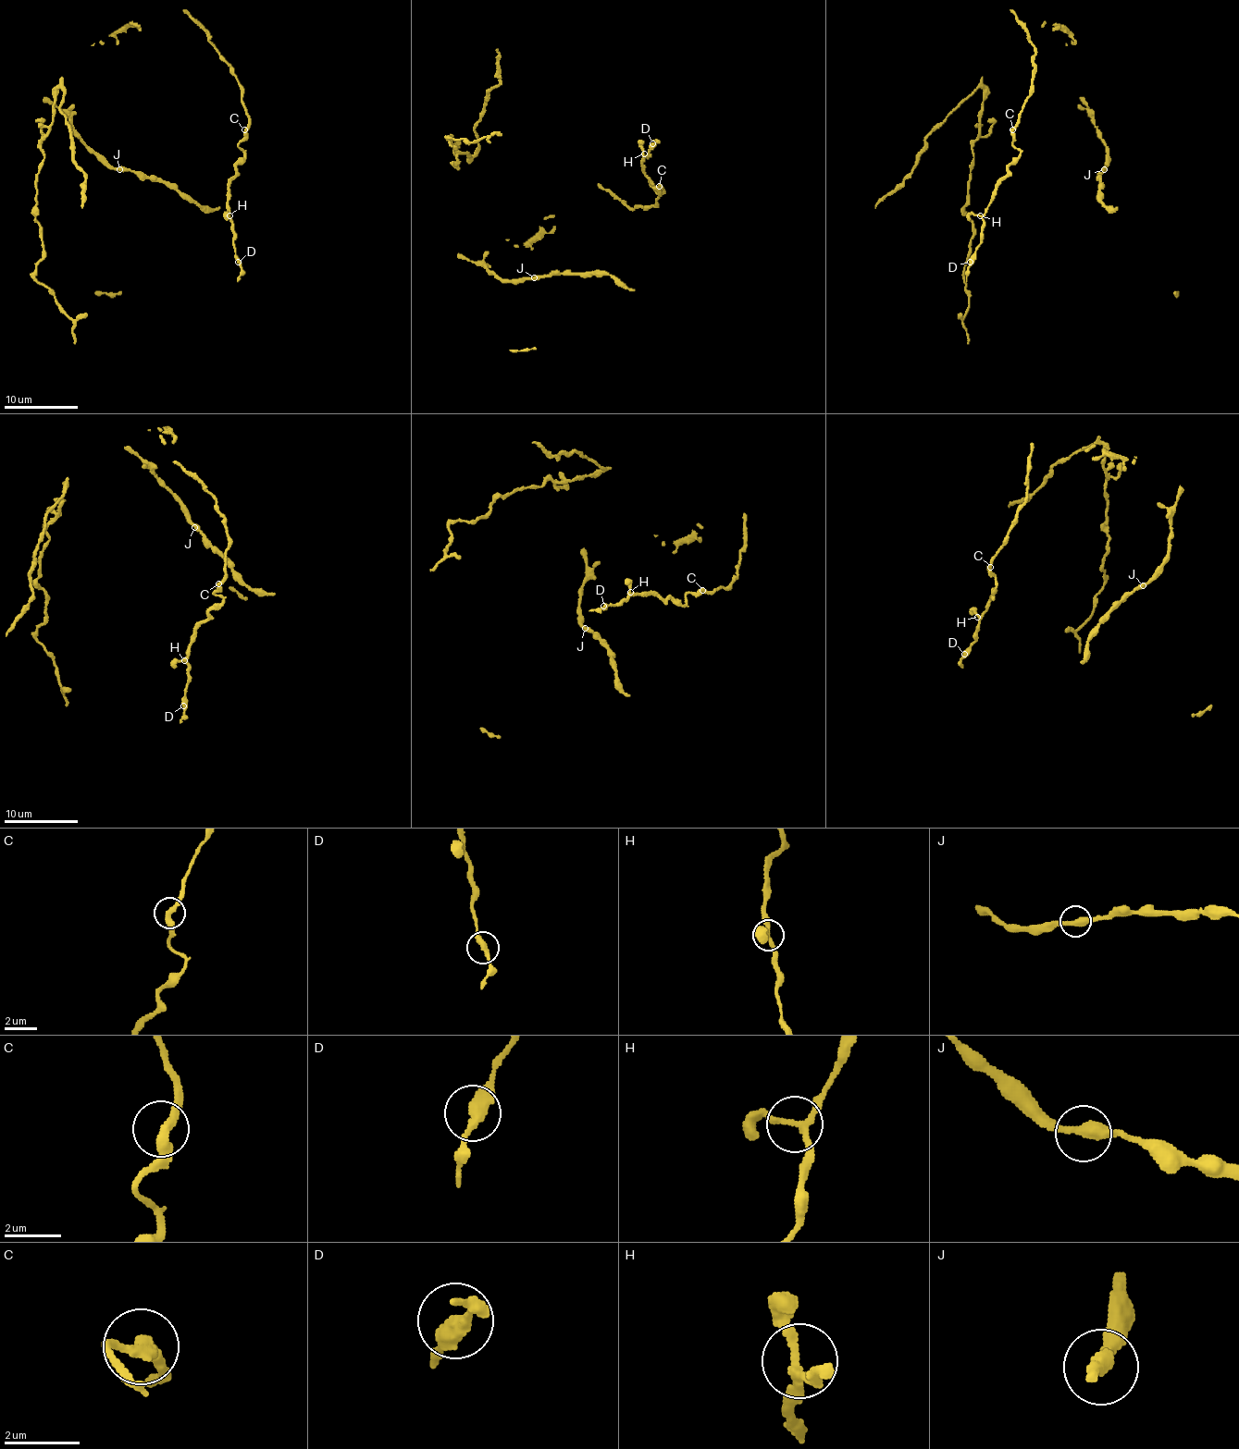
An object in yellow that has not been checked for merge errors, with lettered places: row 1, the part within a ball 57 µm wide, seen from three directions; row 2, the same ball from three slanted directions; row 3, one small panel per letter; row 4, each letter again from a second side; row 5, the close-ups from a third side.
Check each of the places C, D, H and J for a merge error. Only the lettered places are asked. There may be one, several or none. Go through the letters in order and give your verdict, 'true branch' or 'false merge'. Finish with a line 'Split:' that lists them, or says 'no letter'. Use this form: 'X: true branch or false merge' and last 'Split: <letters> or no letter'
C: true branch
D: true branch
H: true branch
J: true branch
Split: no letter

